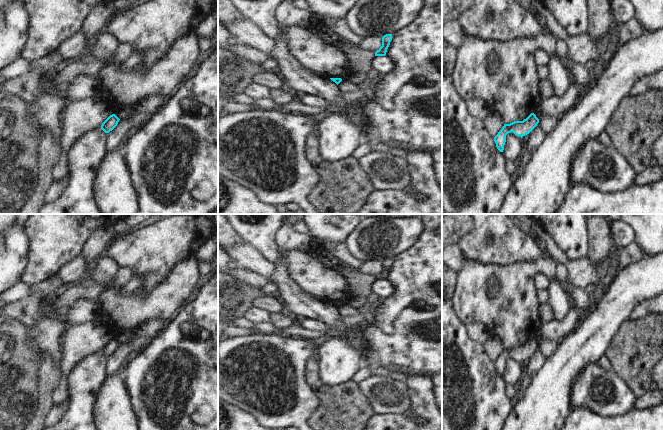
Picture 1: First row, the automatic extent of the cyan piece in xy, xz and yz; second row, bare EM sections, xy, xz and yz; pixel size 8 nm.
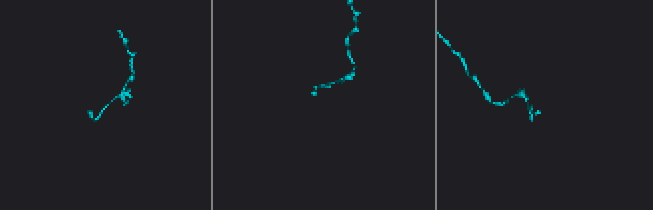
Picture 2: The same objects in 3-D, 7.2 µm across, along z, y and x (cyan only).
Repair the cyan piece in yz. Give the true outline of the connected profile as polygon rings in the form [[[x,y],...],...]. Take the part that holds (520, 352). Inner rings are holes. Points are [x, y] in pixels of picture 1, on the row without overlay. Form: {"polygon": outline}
{"polygon": [[[531,337],[523,345],[514,345],[510,348],[504,348],[502,353],[494,361],[496,371],[500,376],[503,376],[504,369],[506,366],[506,359],[513,356],[515,359],[520,360],[521,362],[529,358],[539,347],[539,343],[534,337]]]}

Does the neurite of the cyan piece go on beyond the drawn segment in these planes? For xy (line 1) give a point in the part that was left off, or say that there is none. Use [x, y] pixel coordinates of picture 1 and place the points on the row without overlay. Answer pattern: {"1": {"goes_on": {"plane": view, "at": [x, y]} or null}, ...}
{"1": {"goes_on": null}}

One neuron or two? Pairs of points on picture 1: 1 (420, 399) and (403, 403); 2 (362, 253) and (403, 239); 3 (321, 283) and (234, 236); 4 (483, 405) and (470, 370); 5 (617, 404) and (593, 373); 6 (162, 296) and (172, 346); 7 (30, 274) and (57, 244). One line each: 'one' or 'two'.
1: two
2: one
3: two
4: one
5: one
6: two
7: one

